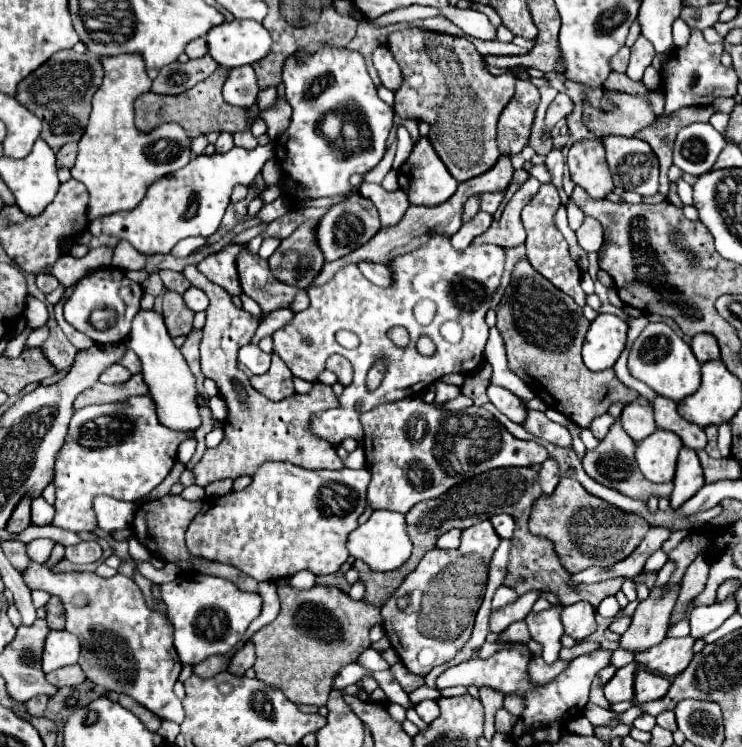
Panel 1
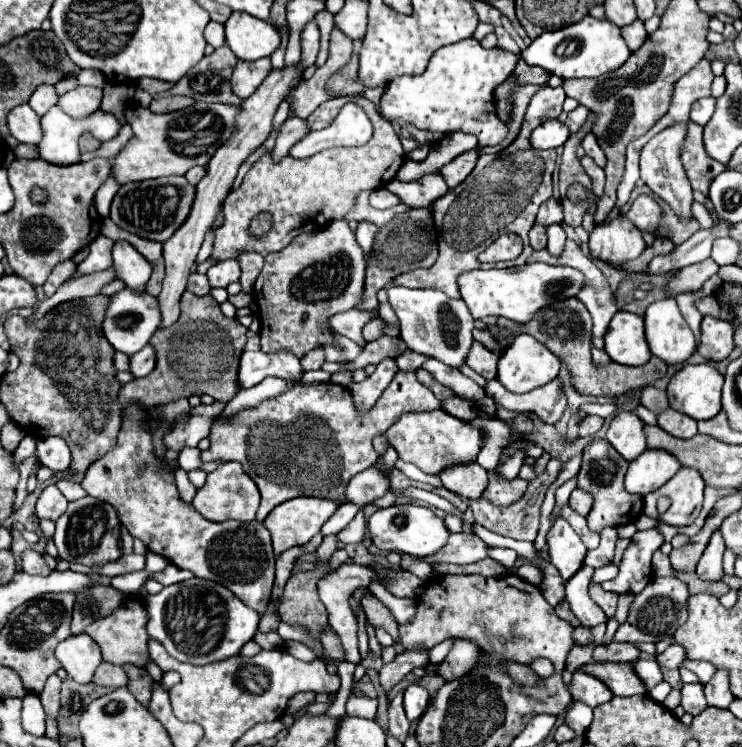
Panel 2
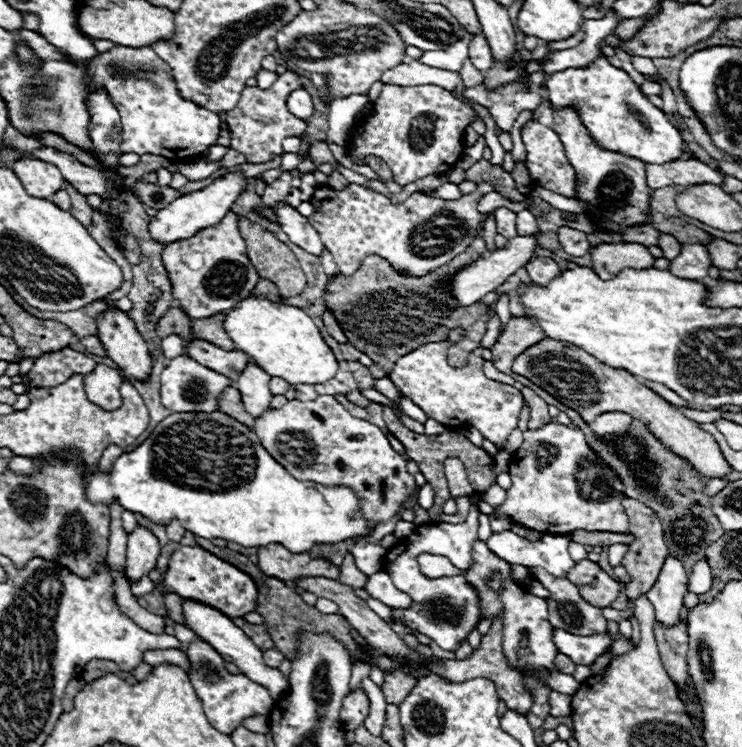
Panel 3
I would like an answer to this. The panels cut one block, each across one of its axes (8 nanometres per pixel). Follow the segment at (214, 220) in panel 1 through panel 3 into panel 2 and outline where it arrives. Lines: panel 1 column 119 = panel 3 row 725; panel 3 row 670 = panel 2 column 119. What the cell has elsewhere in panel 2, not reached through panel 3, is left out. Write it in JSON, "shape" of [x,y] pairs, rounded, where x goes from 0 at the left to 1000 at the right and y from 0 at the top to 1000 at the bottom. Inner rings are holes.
{"shape":[[[248,236],[175,244],[175,246],[162,249],[159,260],[154,262],[148,292],[164,308],[173,308],[189,319],[208,321],[208,324],[224,324],[248,300],[248,292],[253,292],[253,281],[259,278],[261,260],[264,260],[264,252],[253,246]]]}

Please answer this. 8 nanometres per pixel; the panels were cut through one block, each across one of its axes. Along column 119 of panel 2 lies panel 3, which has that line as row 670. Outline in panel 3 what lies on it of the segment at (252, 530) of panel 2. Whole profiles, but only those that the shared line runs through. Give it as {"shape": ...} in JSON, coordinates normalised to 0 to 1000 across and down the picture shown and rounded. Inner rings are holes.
{"shape":[[[668,830],[660,841],[660,846],[655,851],[650,851],[650,862],[647,867],[636,870],[636,876],[628,884],[596,884],[596,892],[585,892],[585,900],[609,910],[609,913],[623,913],[623,910],[639,910],[639,908],[658,908],[666,910],[668,916],[668,926],[671,932],[682,940],[682,945],[687,950],[695,950],[701,956],[709,956],[717,945],[717,932],[714,926],[706,921],[706,905],[687,894],[682,878],[677,876],[677,830]]]}

